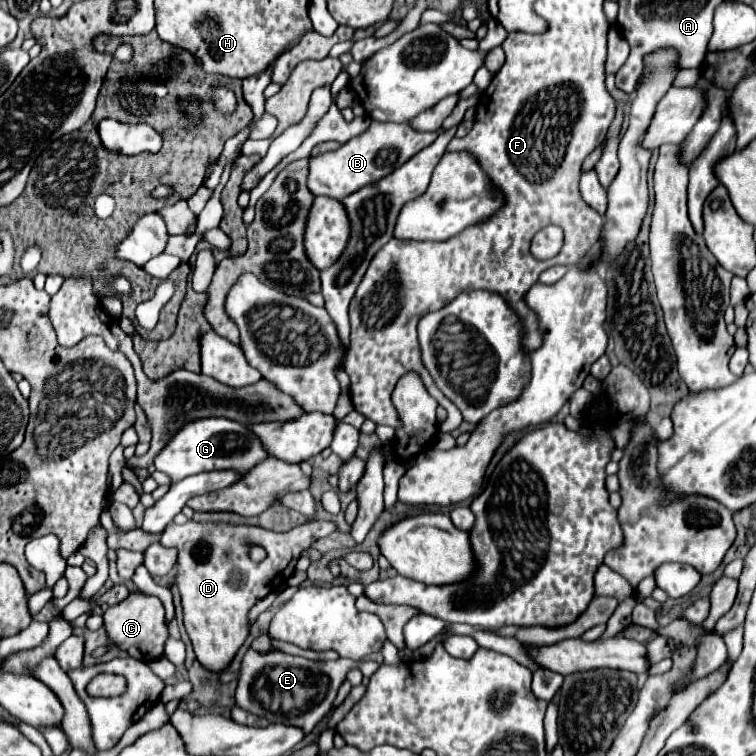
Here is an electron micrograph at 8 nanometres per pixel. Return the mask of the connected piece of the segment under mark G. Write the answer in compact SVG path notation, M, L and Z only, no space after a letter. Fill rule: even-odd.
M209 417L209 419L197 419L193 423L185 423L185 427L181 427L177 435L169 439L165 449L159 451L159 455L155 457L155 467L157 471L167 473L173 479L173 483L177 483L189 475L203 471L235 469L247 473L251 467L255 467L265 459L267 459L265 449L261 447L259 439L249 431L247 425L223 417Z

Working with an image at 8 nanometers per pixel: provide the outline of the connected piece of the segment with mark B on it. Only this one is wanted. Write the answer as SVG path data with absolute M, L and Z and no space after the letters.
M373 121L367 131L361 135L349 139L339 149L321 153L317 157L309 159L309 175L307 175L307 187L313 195L325 195L333 199L343 199L361 187L375 183L383 179L385 175L399 169L403 163L407 163L415 153L429 147L439 133L421 133L415 131L409 123L379 123Z

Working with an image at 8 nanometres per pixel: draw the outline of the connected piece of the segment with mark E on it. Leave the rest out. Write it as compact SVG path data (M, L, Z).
M249 649L241 663L237 705L253 715L265 717L269 723L295 725L309 735L331 709L331 703L345 681L345 673L353 667L357 667L357 663L343 657L335 661L311 661L287 655L283 651L261 655Z

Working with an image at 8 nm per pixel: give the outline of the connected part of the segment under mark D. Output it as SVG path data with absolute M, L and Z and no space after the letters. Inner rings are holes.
M309 521L287 533L275 533L253 525L227 525L227 523L195 523L185 525L169 523L161 535L165 547L179 549L179 571L177 587L181 591L185 629L193 643L197 661L211 673L221 673L229 667L239 647L249 635L247 611L269 593L285 585L293 575L295 565L305 549L309 549L317 539L327 537L335 531L329 521ZM259 545L267 551L263 563L253 563L249 559L249 549Z

